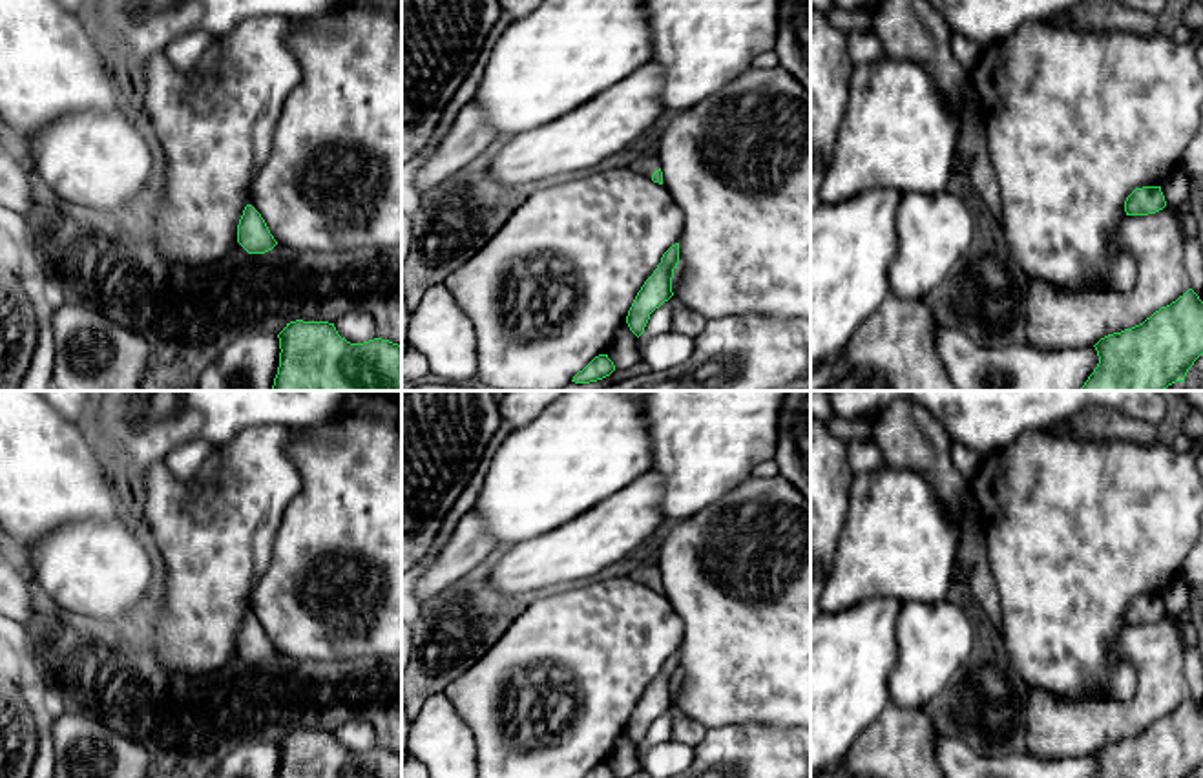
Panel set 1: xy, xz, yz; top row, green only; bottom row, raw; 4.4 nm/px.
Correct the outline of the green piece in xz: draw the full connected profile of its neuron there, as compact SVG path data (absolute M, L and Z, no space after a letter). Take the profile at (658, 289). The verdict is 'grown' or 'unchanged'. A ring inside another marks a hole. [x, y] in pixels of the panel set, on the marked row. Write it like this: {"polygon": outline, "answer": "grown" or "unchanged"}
{"polygon": "M679 243L663 254L661 263L637 292L626 316L626 323L637 338L644 332L650 314L674 296L672 278L677 263Z", "answer": "unchanged"}

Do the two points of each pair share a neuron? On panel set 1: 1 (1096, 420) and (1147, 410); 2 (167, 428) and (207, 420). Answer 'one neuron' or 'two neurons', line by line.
1: two neurons
2: one neuron

